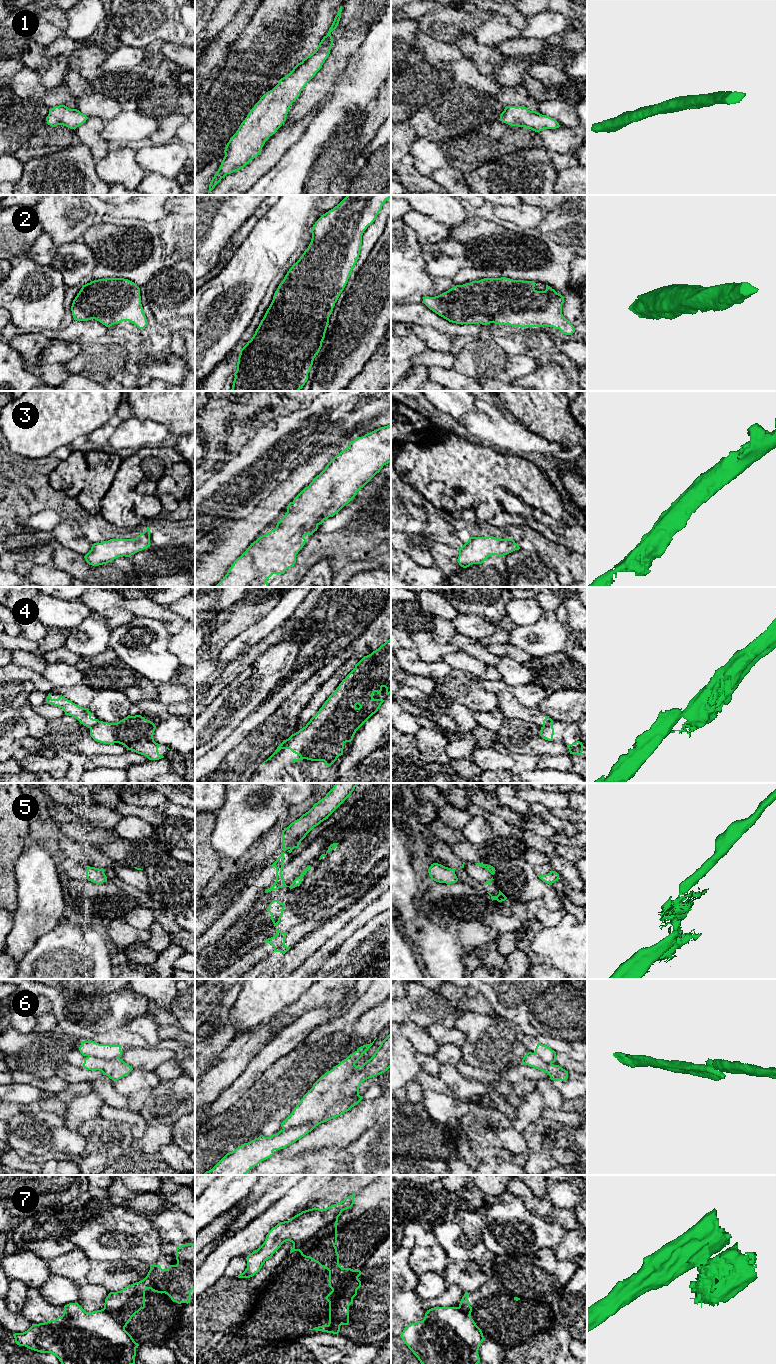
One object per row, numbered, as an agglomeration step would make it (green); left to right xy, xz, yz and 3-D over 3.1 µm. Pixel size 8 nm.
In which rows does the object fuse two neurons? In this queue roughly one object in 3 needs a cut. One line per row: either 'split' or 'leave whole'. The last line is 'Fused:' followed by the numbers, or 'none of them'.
1: leave whole
2: leave whole
3: leave whole
4: split
5: split
6: split
7: split
Fused: 4, 5, 6, 7

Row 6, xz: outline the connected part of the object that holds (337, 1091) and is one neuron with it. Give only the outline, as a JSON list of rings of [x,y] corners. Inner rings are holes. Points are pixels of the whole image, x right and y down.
[[[391,1033],[381,1042],[380,1046],[377,1048],[376,1052],[374,1053],[374,1055],[369,1059],[367,1060],[362,1066],[356,1066],[355,1063],[363,1056],[363,1054],[369,1050],[369,1048],[373,1045],[374,1041],[370,1044],[366,1044],[366,1045],[363,1045],[361,1047],[359,1047],[354,1053],[350,1054],[346,1059],[342,1060],[338,1065],[334,1066],[332,1070],[330,1071],[327,1071],[324,1075],[322,1075],[314,1084],[313,1084],[313,1087],[308,1090],[308,1092],[303,1096],[303,1098],[301,1099],[301,1101],[297,1104],[297,1106],[294,1108],[294,1110],[292,1111],[292,1113],[285,1119],[283,1120],[283,1122],[281,1123],[281,1127],[283,1130],[287,1130],[287,1129],[290,1129],[290,1128],[293,1128],[293,1127],[296,1127],[296,1126],[301,1126],[303,1124],[306,1124],[306,1123],[309,1123],[309,1124],[313,1124],[315,1126],[318,1126],[319,1124],[321,1123],[324,1123],[324,1122],[327,1122],[328,1120],[331,1120],[331,1119],[334,1119],[338,1116],[341,1116],[342,1114],[344,1114],[345,1112],[349,1111],[352,1107],[354,1107],[355,1105],[357,1105],[362,1099],[363,1099],[363,1096],[360,1096],[359,1095],[359,1087],[361,1085],[362,1082],[364,1082],[365,1080],[369,1079],[369,1078],[372,1078],[374,1076],[377,1076],[377,1075],[380,1075],[382,1073],[384,1073],[385,1071],[387,1071],[390,1067],[391,1067]],[[377,1037],[374,1039],[374,1041],[377,1039]]]

